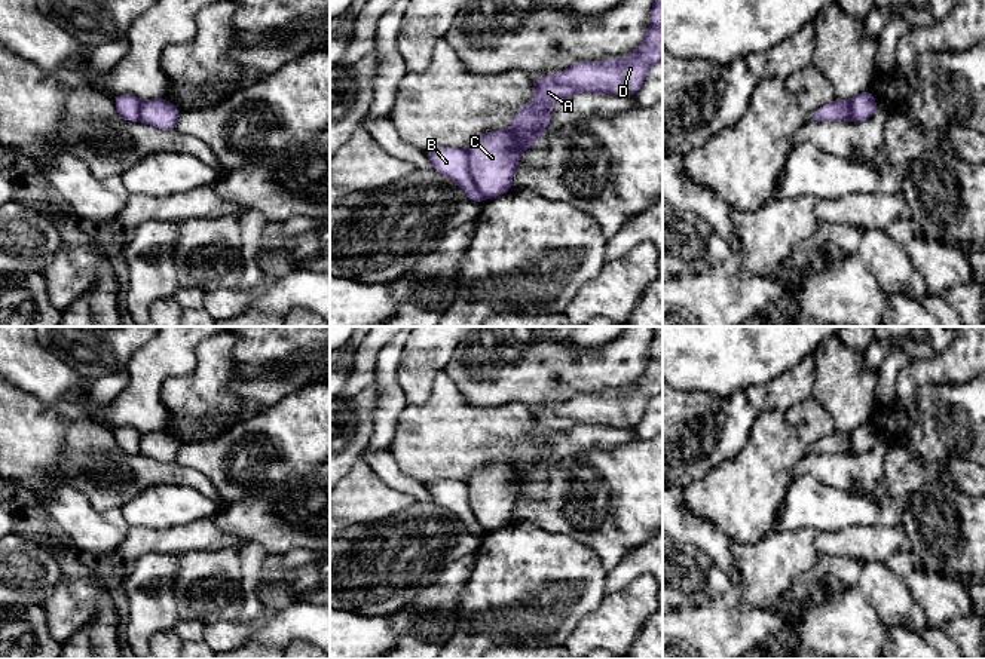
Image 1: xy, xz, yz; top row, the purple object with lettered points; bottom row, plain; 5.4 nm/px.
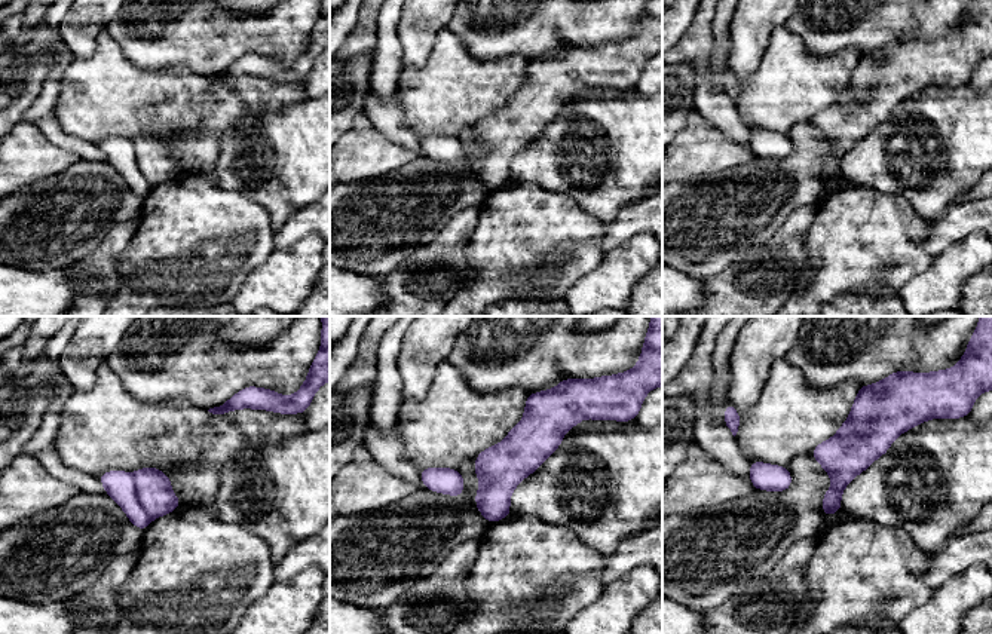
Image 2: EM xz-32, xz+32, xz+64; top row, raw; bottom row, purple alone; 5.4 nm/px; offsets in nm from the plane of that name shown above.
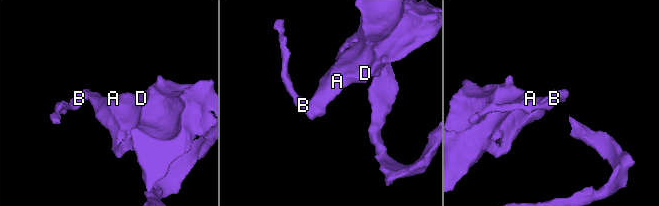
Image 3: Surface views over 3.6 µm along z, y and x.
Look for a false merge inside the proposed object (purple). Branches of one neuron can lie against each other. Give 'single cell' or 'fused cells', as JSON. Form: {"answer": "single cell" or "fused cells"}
{"answer": "fused cells"}

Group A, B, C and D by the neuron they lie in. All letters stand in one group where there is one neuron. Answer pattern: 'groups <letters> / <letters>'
groups A C D / B

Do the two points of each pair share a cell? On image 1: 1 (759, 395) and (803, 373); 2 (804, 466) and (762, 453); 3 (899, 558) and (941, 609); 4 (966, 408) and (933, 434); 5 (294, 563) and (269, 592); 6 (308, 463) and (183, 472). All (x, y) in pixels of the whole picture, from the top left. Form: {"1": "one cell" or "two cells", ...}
{"1": "one cell", "2": "two cells", "3": "one cell", "4": "one cell", "5": "one cell", "6": "two cells"}

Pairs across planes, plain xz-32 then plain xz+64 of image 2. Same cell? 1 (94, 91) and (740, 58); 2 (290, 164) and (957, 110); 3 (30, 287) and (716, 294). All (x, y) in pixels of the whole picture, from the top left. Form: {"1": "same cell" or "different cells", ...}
{"1": "different cells", "2": "same cell", "3": "different cells"}

